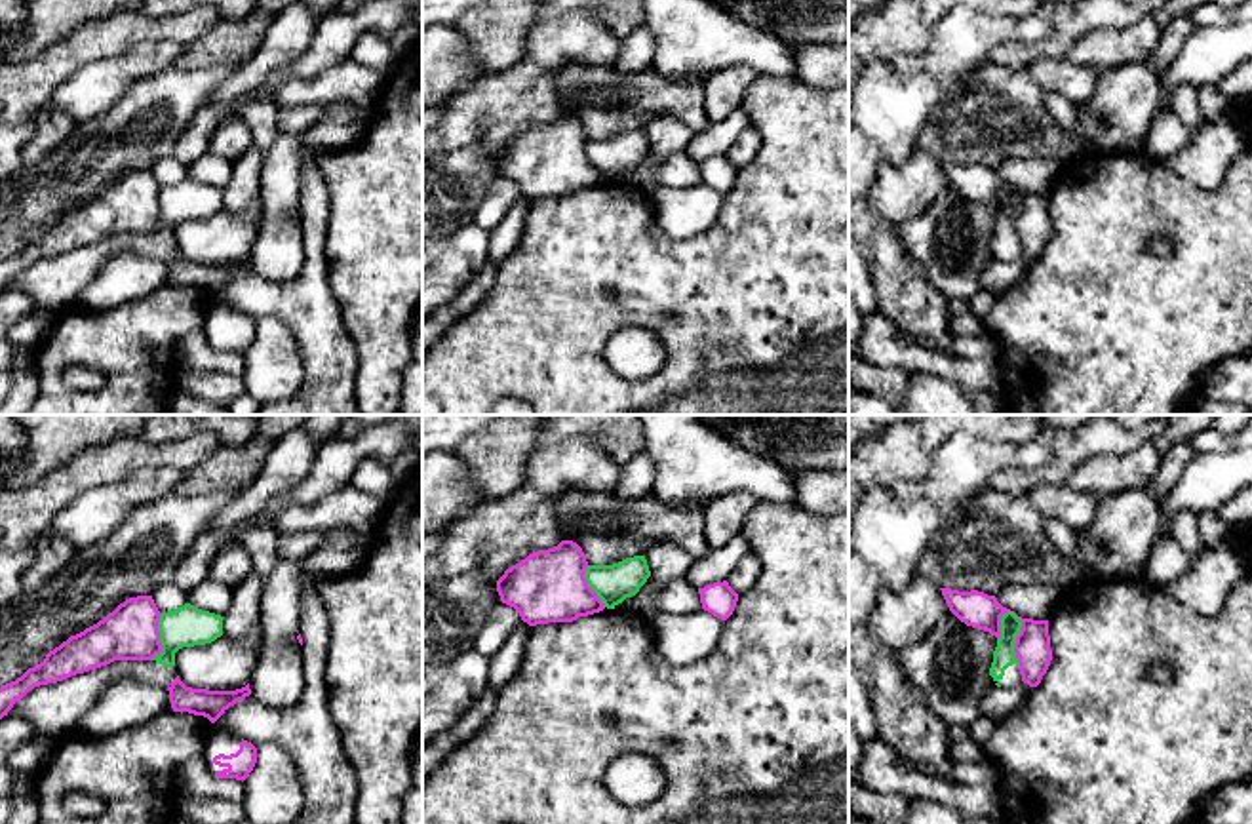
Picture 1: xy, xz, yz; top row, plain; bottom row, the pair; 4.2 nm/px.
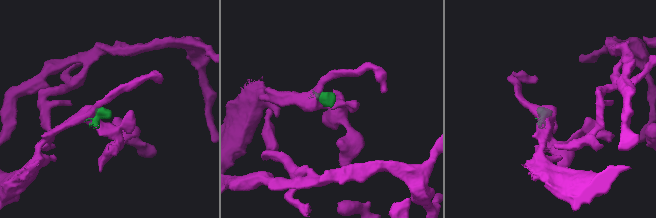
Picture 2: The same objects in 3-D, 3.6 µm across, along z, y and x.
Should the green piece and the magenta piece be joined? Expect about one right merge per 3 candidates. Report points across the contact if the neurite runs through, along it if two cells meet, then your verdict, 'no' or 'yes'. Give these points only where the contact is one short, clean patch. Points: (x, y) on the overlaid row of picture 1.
border yz (1007, 609), (1020, 621), (1015, 644), (1018, 668); no

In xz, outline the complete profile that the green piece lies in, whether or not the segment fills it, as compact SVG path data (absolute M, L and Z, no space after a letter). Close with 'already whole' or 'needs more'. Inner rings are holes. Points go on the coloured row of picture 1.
M645 556L626 558L613 565L588 565L584 579L607 609L632 598L651 577Z; already whole

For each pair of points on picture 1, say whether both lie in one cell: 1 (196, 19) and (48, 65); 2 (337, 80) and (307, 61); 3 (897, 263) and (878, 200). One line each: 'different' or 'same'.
1: same
2: different
3: different

